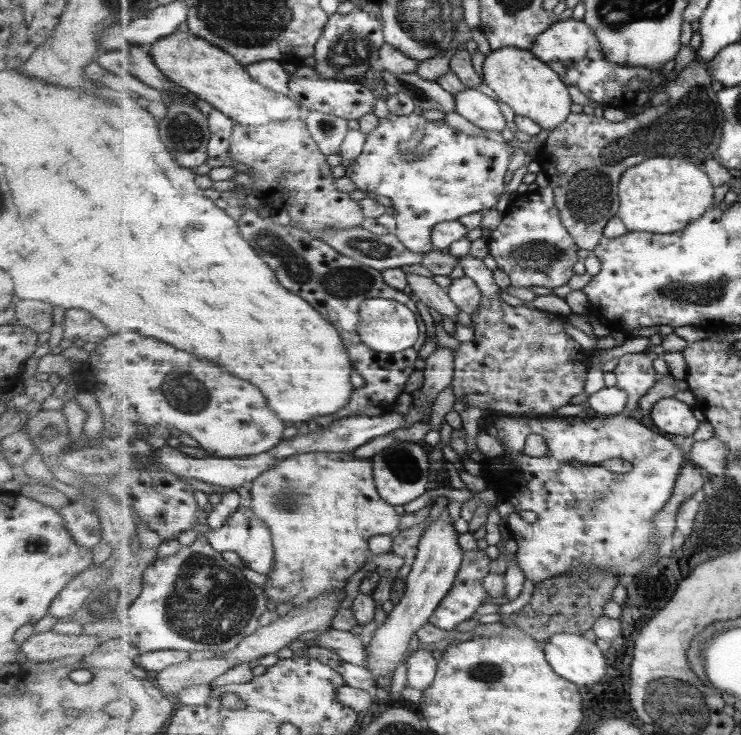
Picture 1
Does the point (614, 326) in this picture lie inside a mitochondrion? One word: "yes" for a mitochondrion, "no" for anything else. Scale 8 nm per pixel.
no

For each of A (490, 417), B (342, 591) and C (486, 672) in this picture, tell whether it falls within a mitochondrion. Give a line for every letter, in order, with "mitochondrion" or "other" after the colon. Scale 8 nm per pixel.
A: other
B: other
C: mitochondrion

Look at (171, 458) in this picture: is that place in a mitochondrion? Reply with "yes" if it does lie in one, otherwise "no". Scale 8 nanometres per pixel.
no

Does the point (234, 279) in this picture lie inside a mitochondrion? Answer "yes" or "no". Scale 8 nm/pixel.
no

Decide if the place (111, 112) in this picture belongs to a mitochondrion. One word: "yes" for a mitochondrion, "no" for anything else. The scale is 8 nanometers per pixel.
no

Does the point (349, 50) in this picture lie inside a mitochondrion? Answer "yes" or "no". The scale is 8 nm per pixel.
yes

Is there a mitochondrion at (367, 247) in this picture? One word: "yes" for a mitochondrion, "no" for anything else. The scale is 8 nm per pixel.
yes

